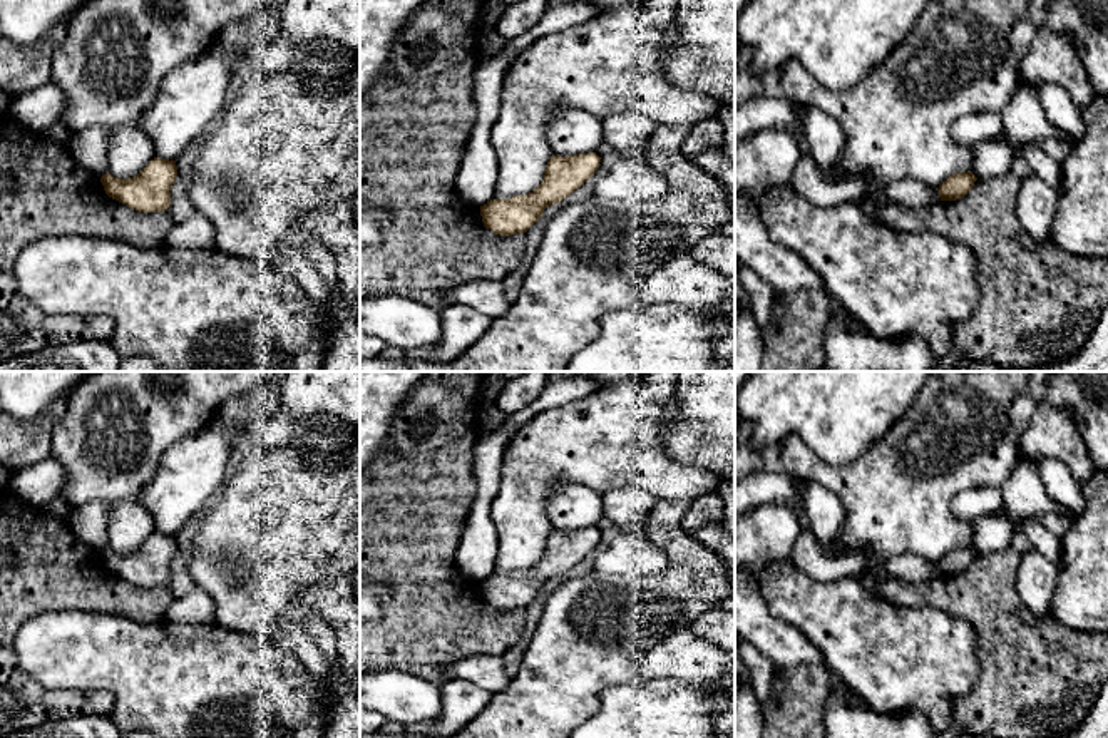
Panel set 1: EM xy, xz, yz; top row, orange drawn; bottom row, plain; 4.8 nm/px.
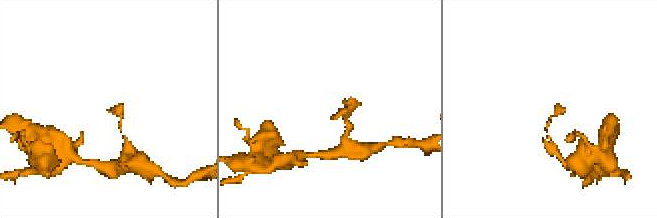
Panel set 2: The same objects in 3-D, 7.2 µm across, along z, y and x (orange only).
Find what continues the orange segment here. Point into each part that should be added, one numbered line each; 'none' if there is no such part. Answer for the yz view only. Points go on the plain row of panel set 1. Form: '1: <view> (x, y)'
none

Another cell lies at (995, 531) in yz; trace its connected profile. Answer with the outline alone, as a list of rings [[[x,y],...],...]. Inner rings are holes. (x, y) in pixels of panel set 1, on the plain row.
[[[1006,509],[981,515],[972,522],[974,536],[971,547],[977,554],[1006,549],[1011,546],[1016,524],[1009,519]]]

